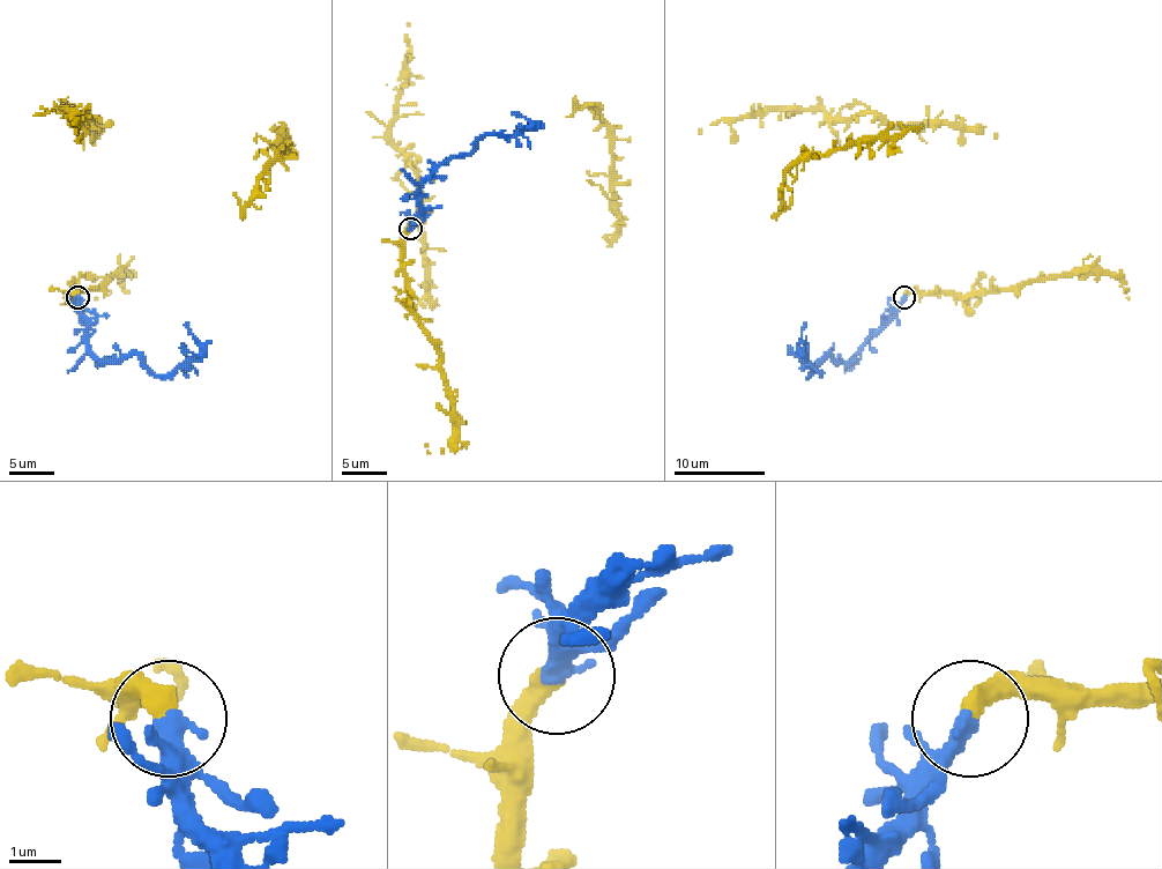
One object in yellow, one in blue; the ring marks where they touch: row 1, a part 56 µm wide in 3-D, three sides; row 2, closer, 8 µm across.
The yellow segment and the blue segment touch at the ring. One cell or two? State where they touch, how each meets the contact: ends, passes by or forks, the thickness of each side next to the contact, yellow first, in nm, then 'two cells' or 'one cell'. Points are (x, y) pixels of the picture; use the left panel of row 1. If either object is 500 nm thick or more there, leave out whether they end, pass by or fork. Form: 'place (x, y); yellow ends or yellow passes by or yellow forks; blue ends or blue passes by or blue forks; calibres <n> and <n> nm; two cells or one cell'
place (77, 297); yellow ends; blue passes by; calibres 400 and 300 nm; one cell

